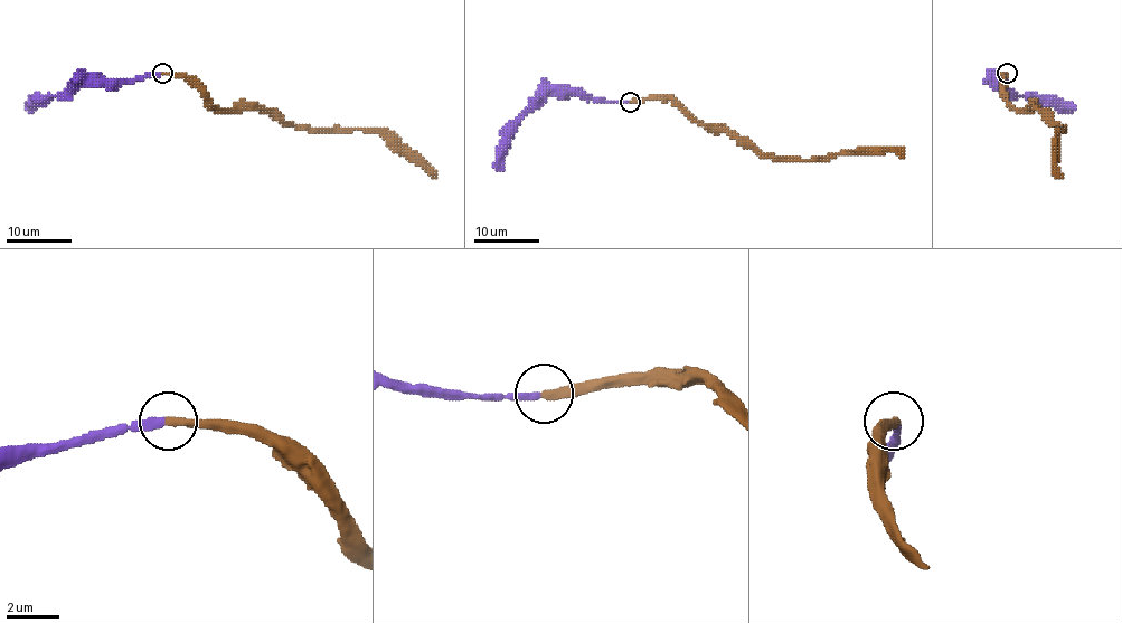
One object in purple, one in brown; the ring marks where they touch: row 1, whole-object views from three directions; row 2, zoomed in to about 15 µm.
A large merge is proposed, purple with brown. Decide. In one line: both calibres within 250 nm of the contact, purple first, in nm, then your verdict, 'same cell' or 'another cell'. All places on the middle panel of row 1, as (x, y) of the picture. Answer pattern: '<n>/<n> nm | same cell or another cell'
320/360 nm | same cell

